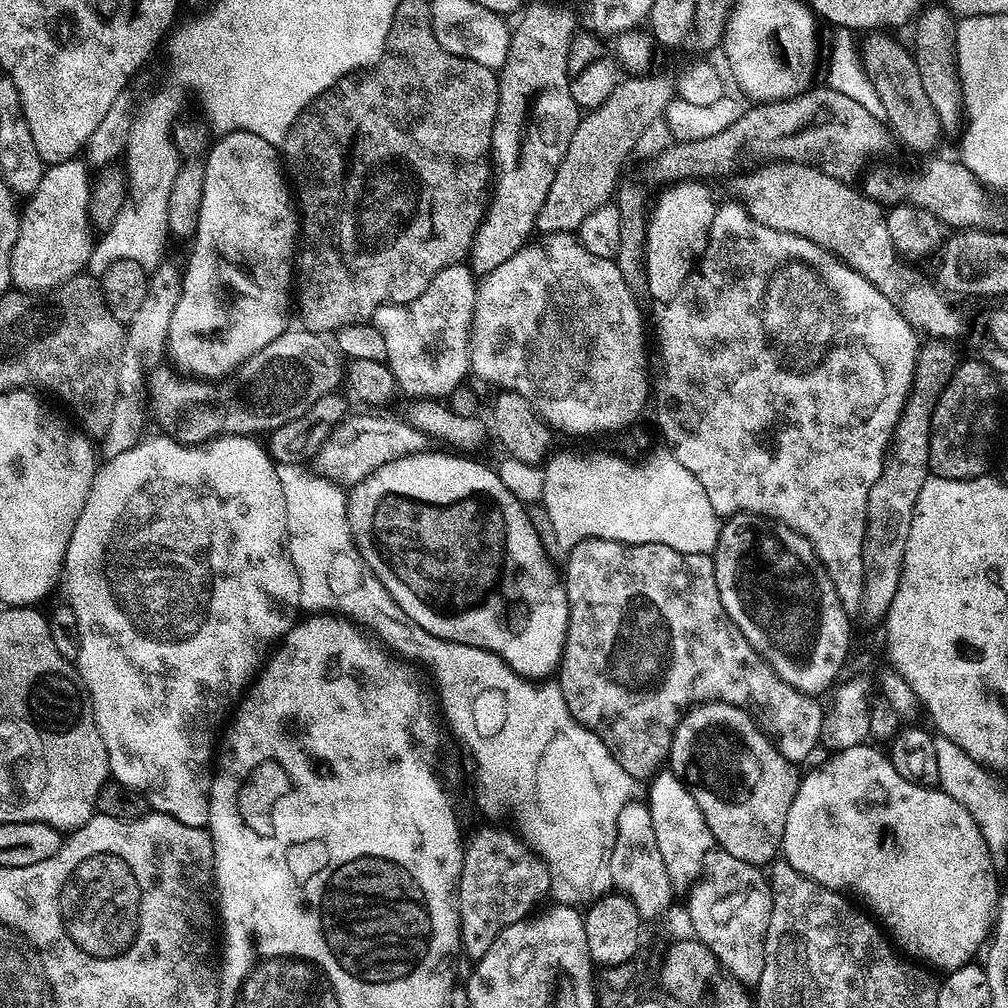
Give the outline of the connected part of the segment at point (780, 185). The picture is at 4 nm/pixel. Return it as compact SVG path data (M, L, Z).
M784 161L761 167L753 178L752 197L747 197L746 203L749 212L756 220L770 226L771 229L809 238L810 242L835 254L856 273L862 274L876 290L881 291L904 319L910 322L917 333L950 340L963 332L964 322L959 312L946 300L948 298L945 293L931 280L929 275L924 276L918 269L912 267L915 265L897 253L892 237L890 237L885 209L864 195L863 191L854 190L851 183L836 179L816 167L808 164L788 164Z

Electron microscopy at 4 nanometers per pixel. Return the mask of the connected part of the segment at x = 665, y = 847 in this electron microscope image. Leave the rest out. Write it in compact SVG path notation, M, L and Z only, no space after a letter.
M657 771L651 777L648 786L646 803L650 810L650 822L654 822L658 850L662 850L662 862L666 862L666 874L672 879L673 889L687 889L700 875L700 868L704 864L700 852L713 851L714 841L710 834L710 826L706 826L706 818L702 818L702 810L698 810L694 794L690 794L684 781L675 772Z

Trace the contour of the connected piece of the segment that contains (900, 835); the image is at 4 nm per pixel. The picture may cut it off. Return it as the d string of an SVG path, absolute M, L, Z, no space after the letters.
M871 743L850 746L849 749L837 751L825 764L817 766L813 772L804 772L800 788L794 794L794 802L790 802L790 810L786 814L786 830L782 856L790 862L790 866L808 876L822 886L832 888L841 894L855 898L879 923L883 931L894 941L895 947L901 953L907 954L913 961L927 966L929 969L941 968L941 973L947 974L963 964L969 963L976 951L985 947L996 918L996 905L1000 902L1001 885L996 885L997 865L992 863L992 855L974 822L974 818L950 796L936 786L915 784L894 770L891 759L884 756Z

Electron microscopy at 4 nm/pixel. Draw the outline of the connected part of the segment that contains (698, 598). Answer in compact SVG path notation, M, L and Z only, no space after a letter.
M584 540L574 545L567 556L568 569L563 569L562 579L568 595L568 637L564 643L564 658L558 669L558 685L570 714L608 747L610 754L619 762L621 772L626 773L633 781L647 781L661 767L660 760L665 761L669 757L672 750L672 729L676 726L678 713L693 701L715 700L721 704L733 704L743 712L749 712L760 729L772 739L776 749L793 762L806 759L815 750L816 743L821 743L825 709L820 709L820 704L816 701L819 699L815 695L799 692L794 686L787 684L744 637L742 630L738 630L736 623L727 616L716 581L716 562L711 555L686 554L671 549L670 546L658 544L634 545L623 544L622 541Z

